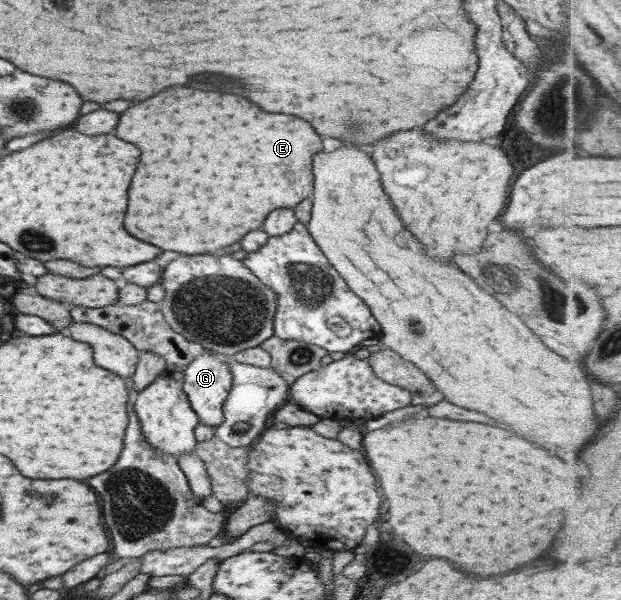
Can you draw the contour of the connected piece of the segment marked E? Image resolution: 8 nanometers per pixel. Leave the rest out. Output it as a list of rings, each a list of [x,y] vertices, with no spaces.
[[[168,86],[122,112],[116,136],[142,150],[128,188],[126,232],[156,248],[180,254],[223,252],[218,248],[238,243],[246,232],[260,229],[270,210],[292,208],[310,197],[312,154],[322,150],[320,136],[308,122],[296,116],[262,112],[240,96],[218,96],[216,92],[200,92],[184,86]]]

